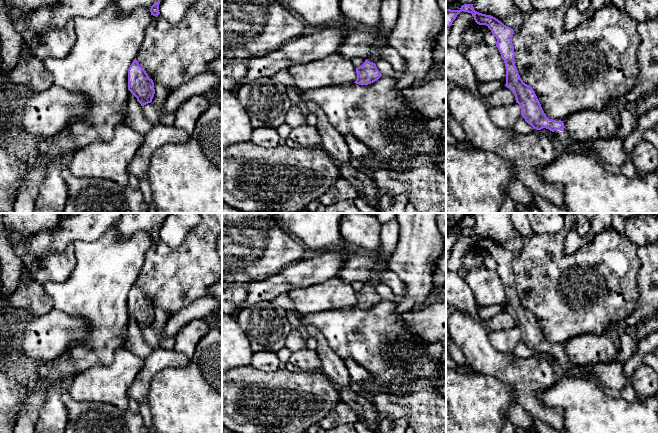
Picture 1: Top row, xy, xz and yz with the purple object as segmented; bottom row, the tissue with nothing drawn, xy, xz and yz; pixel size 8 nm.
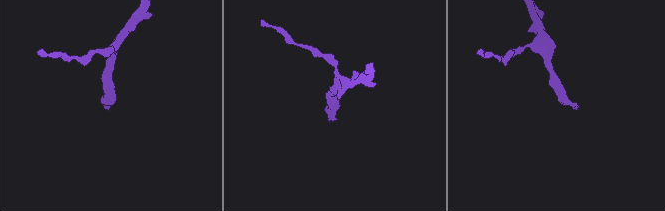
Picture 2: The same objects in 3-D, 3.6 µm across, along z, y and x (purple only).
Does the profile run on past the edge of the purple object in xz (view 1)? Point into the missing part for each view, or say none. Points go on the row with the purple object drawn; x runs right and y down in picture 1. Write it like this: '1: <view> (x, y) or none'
1: none

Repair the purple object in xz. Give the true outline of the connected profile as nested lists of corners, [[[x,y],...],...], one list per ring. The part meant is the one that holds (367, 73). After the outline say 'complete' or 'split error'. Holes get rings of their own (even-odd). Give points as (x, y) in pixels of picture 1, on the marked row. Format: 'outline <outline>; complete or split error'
outline [[[365,60],[365,62],[356,68],[357,79],[354,83],[359,85],[368,85],[377,81],[382,74],[377,69],[376,64]]]; complete

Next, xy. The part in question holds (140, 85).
outline [[[136,58],[128,69],[128,90],[137,98],[141,106],[151,103],[155,94],[153,80],[149,78]]]; complete

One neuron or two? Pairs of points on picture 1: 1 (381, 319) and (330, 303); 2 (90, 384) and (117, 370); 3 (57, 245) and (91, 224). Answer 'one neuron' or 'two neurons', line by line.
1: two neurons
2: one neuron
3: one neuron

